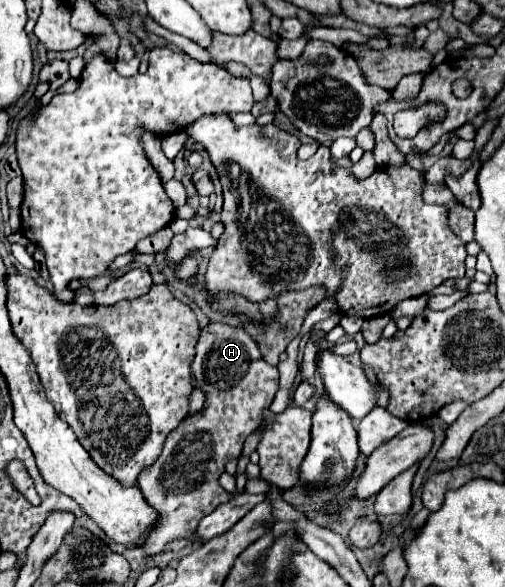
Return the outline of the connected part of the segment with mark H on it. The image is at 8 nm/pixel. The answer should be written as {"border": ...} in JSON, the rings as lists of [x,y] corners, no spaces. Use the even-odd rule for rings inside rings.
{"border":[[[208,323],[200,331],[190,369],[192,385],[206,395],[204,407],[168,435],[162,455],[138,479],[144,499],[160,515],[142,543],[148,557],[162,553],[174,539],[192,539],[198,519],[230,499],[218,485],[218,477],[228,459],[240,457],[246,437],[256,431],[262,421],[262,409],[270,407],[278,389],[278,367],[262,361],[258,345],[244,329],[226,323]]]}

